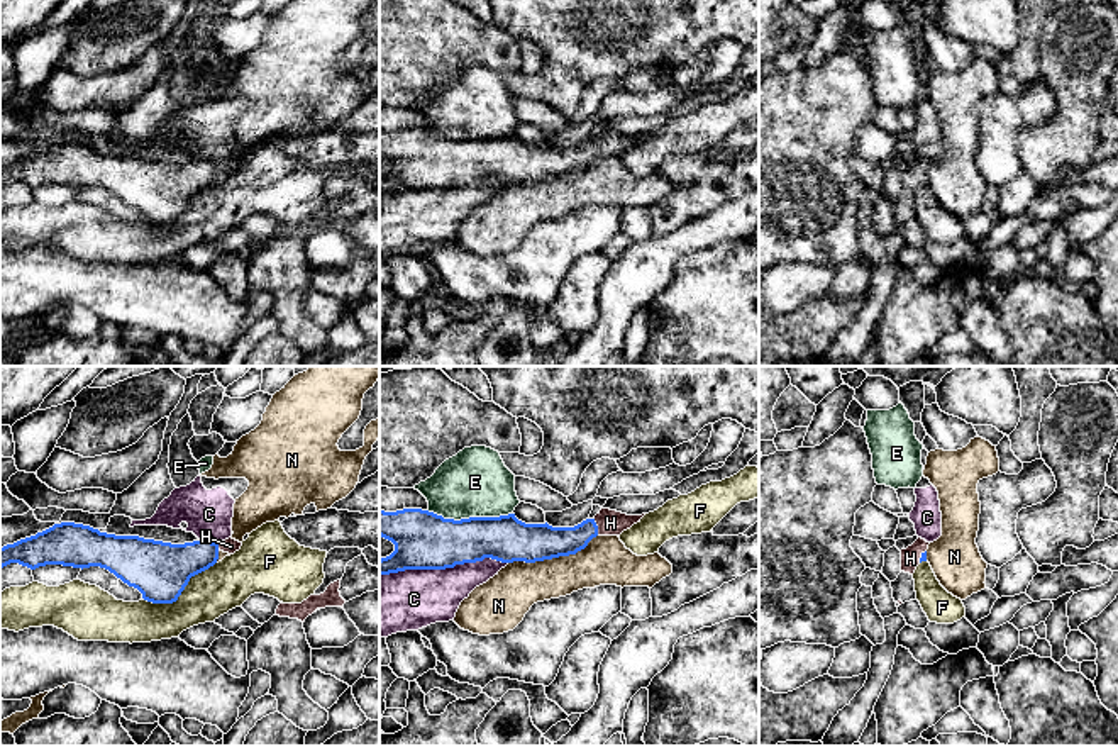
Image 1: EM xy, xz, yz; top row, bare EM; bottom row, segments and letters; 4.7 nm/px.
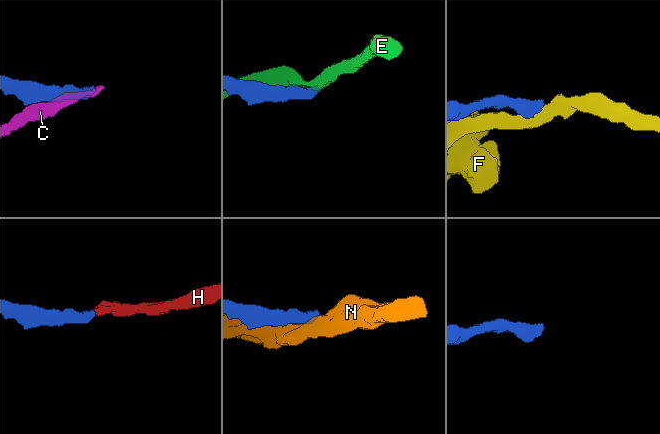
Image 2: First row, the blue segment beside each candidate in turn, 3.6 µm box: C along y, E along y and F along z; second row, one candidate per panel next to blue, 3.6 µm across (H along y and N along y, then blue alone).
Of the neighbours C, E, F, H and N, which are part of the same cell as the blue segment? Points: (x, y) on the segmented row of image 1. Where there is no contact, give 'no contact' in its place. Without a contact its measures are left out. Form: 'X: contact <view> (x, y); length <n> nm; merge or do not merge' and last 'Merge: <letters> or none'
C: contact xz (442, 568); length 600 nm; do not merge
E: contact xz (470, 517); length 400 nm; do not merge
F: contact xy (182, 590); length 400 nm; do not merge
H: contact xz (597, 528); length 80 nm; merge
N: contact xz (553, 556); length 440 nm; do not merge
Merge: H

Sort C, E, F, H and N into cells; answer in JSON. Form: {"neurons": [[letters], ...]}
{"neurons": [["C"], ["E"], ["F"], ["H"], ["N"]]}

